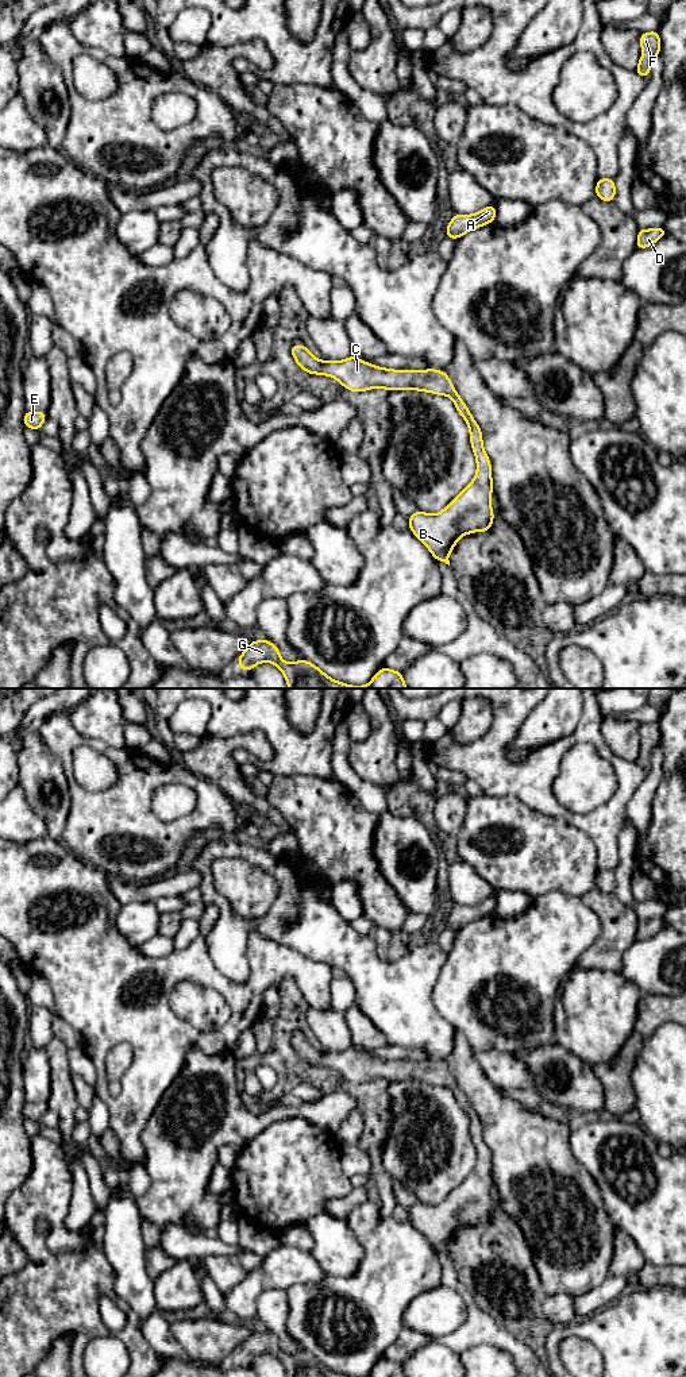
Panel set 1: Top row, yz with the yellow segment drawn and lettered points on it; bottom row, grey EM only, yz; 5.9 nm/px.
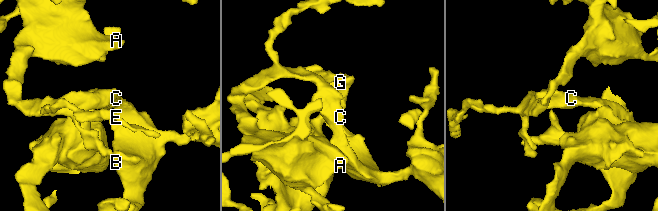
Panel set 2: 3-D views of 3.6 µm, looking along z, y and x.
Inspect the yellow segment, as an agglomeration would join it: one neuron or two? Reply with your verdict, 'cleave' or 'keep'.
keep

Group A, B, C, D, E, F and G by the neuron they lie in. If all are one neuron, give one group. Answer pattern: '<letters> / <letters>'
A B C D E F G

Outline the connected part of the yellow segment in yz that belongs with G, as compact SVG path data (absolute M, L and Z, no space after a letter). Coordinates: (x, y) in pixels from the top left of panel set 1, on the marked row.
M253 640L240 653L238 666L243 671L253 670L257 664L270 662L277 666L289 688L408 688L401 671L382 667L375 672L371 682L366 686L350 686L331 679L320 668L305 659L288 663L280 657L280 649L269 640Z

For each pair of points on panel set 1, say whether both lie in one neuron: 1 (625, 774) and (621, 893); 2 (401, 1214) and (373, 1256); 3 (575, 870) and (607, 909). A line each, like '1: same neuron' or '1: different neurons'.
1: different neurons
2: different neurons
3: different neurons

